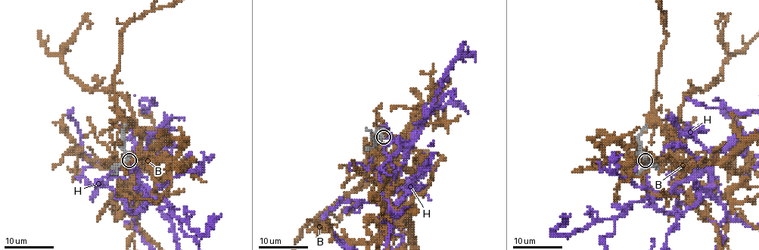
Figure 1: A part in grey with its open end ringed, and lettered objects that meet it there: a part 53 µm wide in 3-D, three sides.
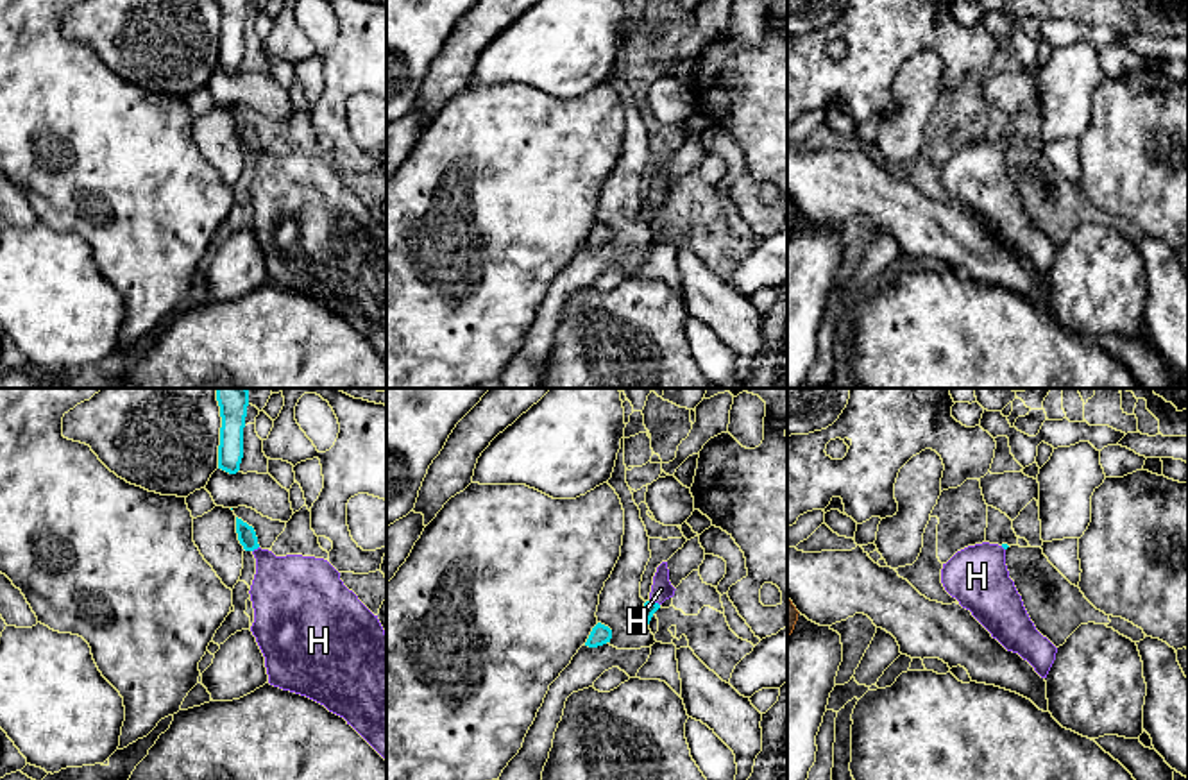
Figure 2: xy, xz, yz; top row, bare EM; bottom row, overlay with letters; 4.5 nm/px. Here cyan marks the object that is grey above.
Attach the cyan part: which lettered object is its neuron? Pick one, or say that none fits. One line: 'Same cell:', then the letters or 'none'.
Same cell: H

